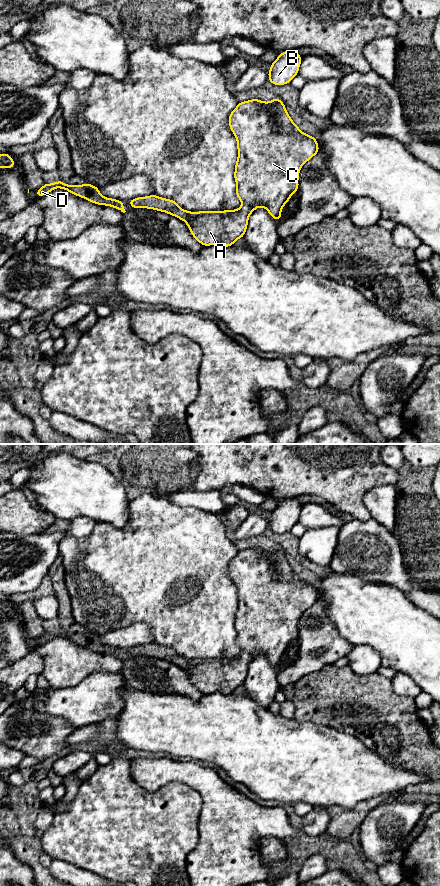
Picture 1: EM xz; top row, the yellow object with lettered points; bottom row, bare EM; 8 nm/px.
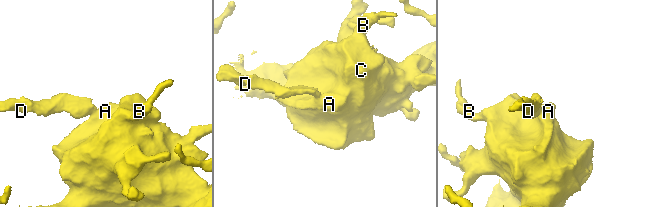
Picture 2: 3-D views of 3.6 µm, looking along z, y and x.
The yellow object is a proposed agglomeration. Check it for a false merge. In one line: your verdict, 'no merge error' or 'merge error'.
merge error

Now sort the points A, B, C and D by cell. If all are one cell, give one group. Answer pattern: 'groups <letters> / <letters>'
groups A B C / D

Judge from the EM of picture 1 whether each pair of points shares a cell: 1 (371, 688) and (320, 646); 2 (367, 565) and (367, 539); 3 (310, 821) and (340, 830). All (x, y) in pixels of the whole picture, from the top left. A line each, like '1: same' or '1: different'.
1: different
2: same
3: different

